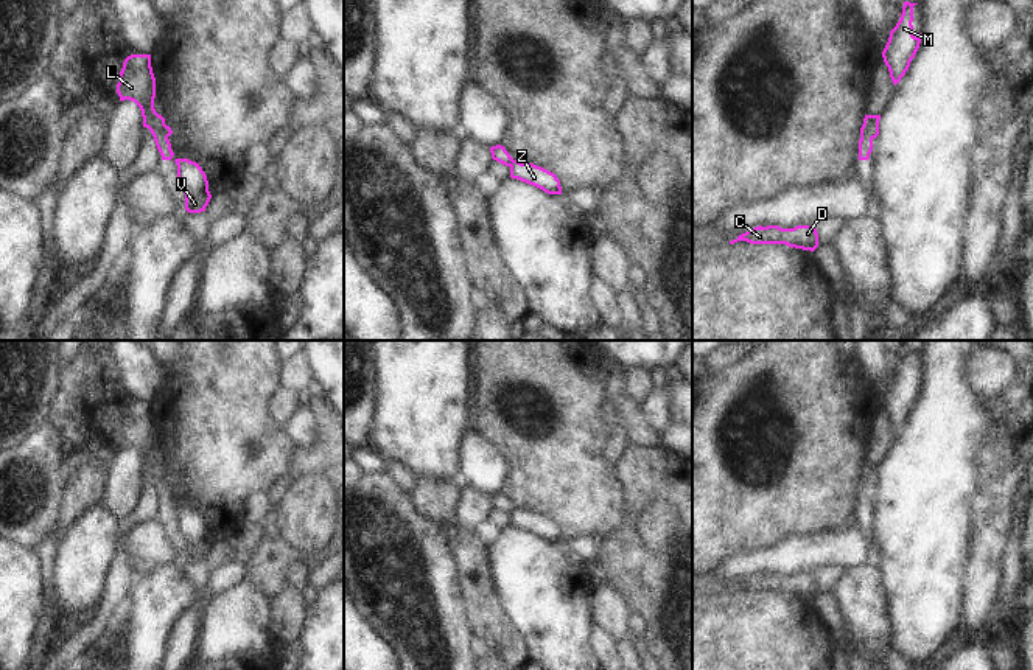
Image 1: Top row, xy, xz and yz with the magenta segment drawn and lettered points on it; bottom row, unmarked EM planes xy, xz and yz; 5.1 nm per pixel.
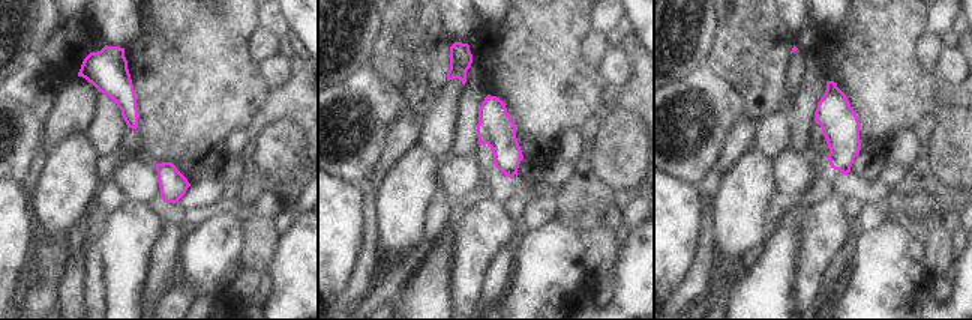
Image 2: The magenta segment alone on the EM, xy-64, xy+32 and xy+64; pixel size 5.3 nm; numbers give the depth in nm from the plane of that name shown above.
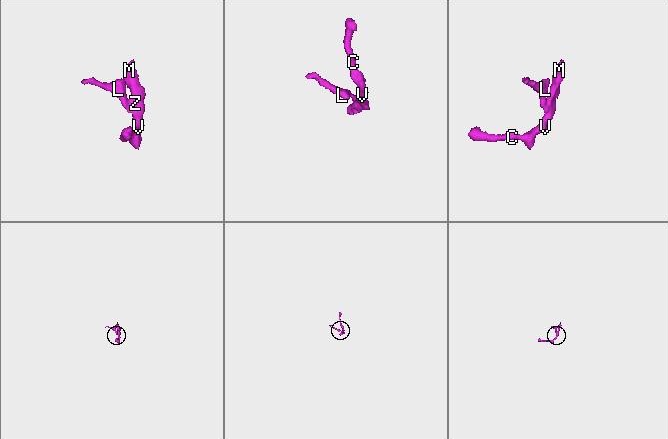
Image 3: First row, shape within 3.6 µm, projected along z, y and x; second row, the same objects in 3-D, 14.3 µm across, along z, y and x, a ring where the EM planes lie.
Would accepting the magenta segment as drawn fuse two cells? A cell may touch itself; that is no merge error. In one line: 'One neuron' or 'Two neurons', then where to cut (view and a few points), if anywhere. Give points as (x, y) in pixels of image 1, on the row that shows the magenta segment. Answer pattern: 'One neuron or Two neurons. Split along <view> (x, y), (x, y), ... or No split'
Two neurons. Split along yz (861, 132), (871, 140).

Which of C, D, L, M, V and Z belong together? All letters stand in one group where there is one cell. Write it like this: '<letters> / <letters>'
C D M V Z / L

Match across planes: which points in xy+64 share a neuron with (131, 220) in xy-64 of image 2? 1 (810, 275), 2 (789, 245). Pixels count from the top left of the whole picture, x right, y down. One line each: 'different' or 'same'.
1: same
2: different

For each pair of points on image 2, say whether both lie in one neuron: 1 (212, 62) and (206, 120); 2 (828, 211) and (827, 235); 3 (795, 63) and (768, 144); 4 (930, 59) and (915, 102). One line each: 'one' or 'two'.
1: one
2: one
3: one
4: two

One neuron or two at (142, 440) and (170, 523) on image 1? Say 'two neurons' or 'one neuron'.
one neuron

